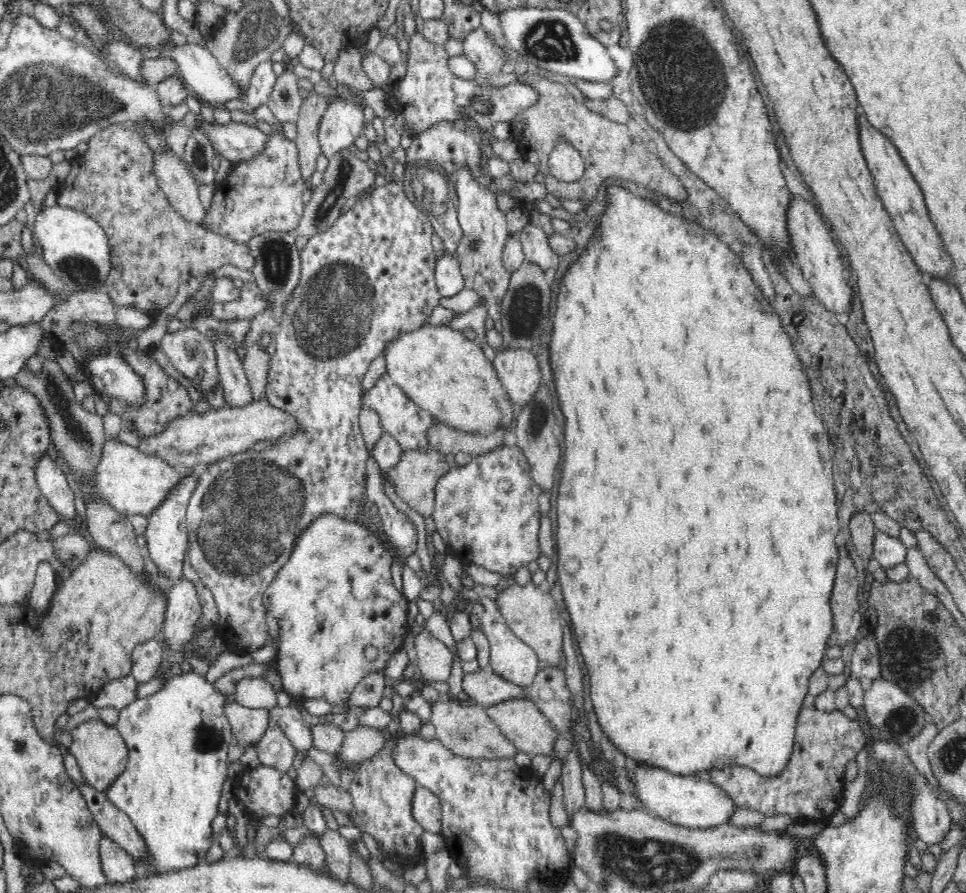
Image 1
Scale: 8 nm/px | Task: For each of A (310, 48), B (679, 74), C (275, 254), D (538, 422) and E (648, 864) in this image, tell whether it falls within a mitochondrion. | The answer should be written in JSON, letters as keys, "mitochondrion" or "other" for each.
{"A":"other","B":"mitochondrion","C":"mitochondrion","D":"mitochondrion","E":"mitochondrion"}

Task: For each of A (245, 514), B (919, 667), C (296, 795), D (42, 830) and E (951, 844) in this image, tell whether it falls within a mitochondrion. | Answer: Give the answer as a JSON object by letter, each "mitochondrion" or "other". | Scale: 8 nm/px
{"A":"mitochondrion","B":"mitochondrion","C":"other","D":"other","E":"other"}

